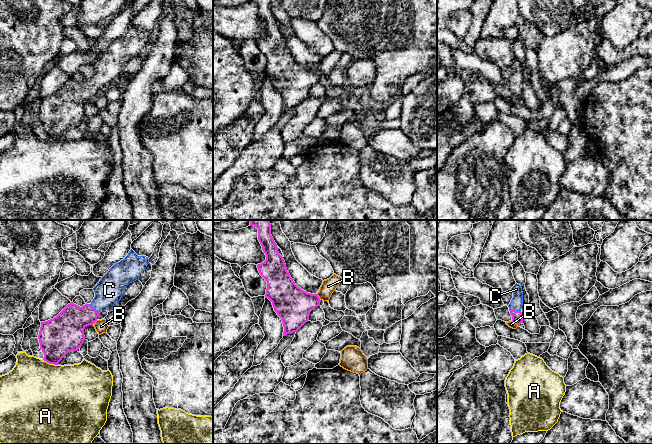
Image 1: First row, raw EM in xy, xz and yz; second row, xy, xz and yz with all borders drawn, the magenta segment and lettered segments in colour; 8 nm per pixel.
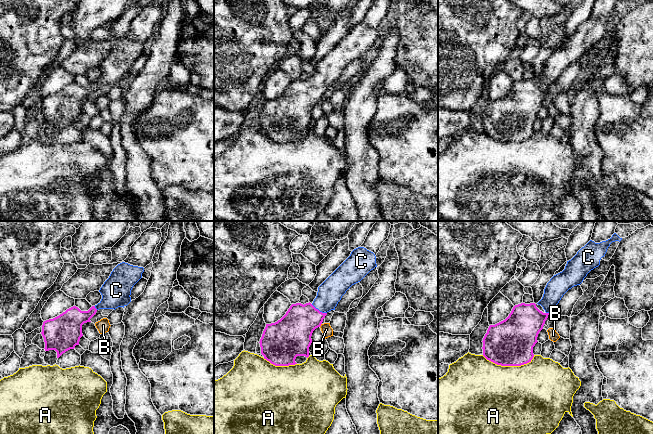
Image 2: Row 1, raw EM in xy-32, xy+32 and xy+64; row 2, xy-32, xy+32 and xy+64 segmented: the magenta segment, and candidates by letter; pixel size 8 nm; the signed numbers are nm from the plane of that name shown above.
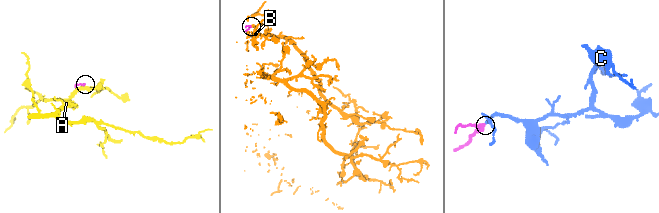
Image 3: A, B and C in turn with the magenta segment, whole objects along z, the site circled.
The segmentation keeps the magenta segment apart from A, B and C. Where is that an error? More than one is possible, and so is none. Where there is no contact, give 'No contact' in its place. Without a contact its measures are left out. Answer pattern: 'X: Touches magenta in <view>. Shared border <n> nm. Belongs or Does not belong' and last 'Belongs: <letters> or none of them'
A: Touches magenta in xy. Shared border 140 nm. Does not belong
B: Touches magenta in yz. Shared border 80 nm. Does not belong
C: Touches magenta in yz. Shared border 100 nm. Belongs
Belongs: C

